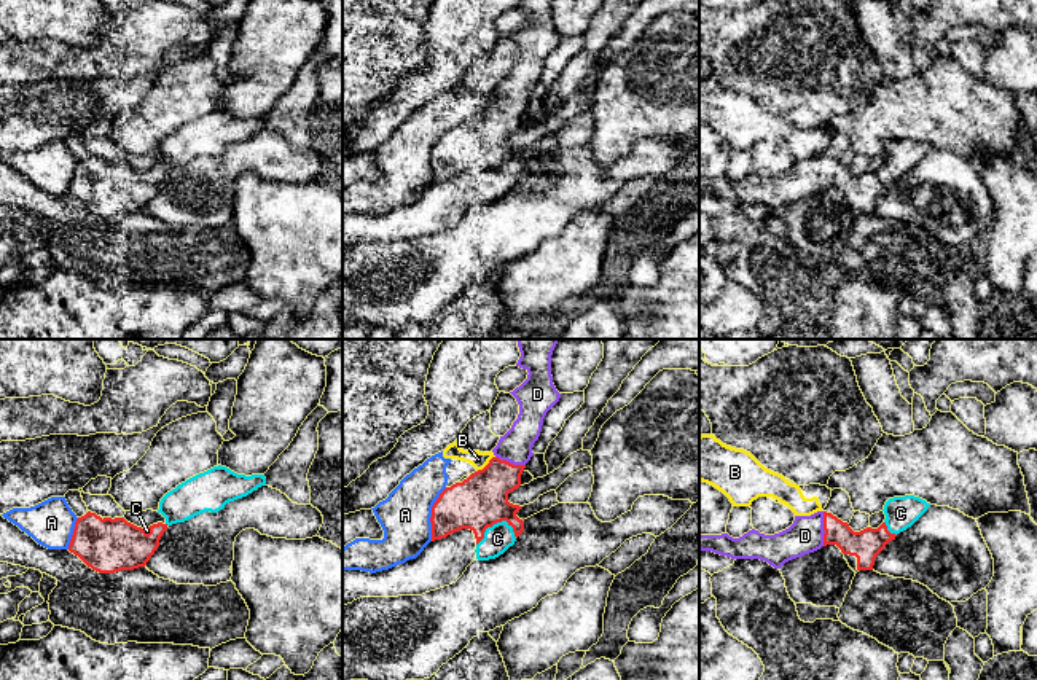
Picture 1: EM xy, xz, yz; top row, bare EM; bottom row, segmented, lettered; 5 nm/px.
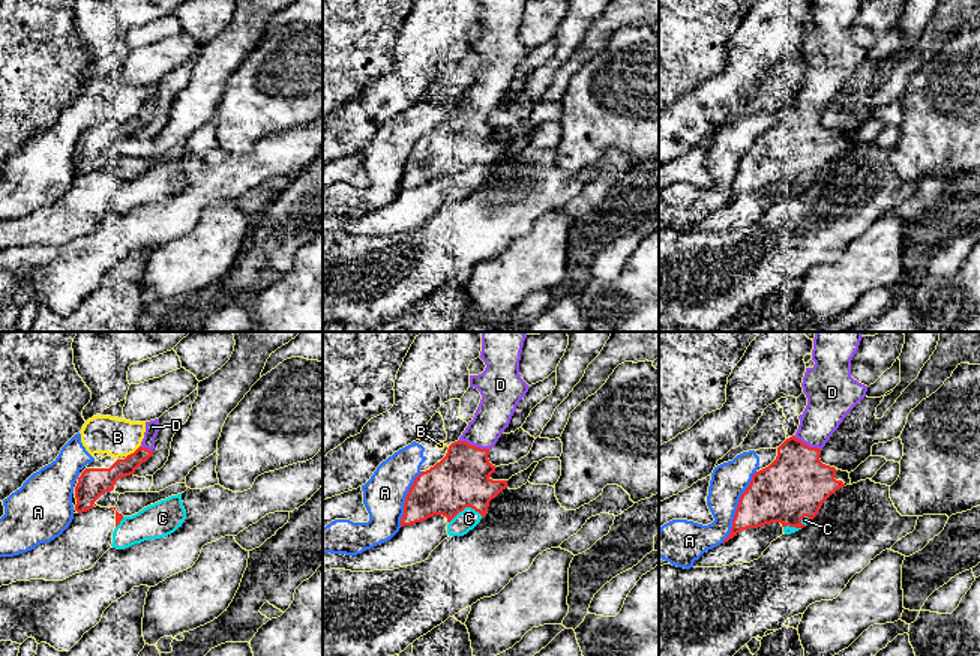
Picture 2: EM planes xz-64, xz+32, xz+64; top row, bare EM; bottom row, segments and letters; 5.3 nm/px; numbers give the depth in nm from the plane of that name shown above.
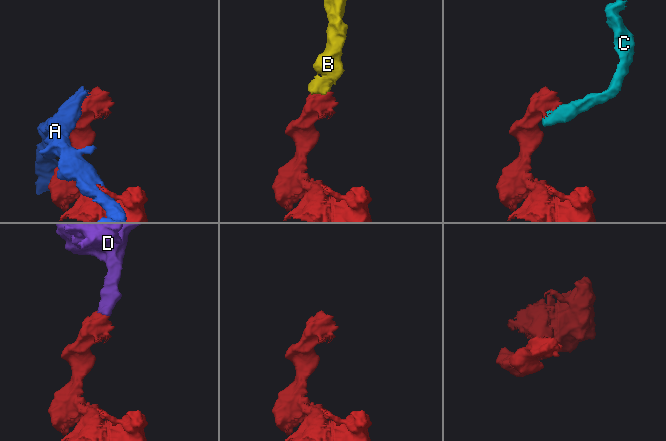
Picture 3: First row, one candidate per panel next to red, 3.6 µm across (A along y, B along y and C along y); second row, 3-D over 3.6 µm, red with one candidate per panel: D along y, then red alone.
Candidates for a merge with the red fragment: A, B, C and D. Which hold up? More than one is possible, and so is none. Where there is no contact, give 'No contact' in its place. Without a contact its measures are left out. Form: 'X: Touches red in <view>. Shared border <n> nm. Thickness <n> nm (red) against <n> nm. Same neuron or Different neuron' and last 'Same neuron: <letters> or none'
A: Touches red in xz. Shared border 280 nm. Thickness 280 nm (red) against 260 nm. Different neuron
B: Touches red in xz. Shared border 120 nm. Thickness 280 nm (red) against 80 nm. Different neuron
C: Touches red in xz. Shared border 220 nm. Thickness 280 nm (red) against 140 nm. Different neuron
D: Touches red in yz. Shared border 180 nm. Thickness 160 nm (red) against 180 nm. Same neuron
Same neuron: D

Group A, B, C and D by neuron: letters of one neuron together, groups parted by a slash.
A B / C / D

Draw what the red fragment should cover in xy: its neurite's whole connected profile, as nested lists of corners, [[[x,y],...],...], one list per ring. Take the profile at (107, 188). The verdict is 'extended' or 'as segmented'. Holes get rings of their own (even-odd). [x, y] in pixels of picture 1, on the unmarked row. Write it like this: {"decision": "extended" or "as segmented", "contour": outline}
{"decision": "as segmented", "contour": [[[88,154],[75,166],[68,194],[99,217],[145,210],[159,190],[167,167],[137,170],[124,161],[100,161]]]}

